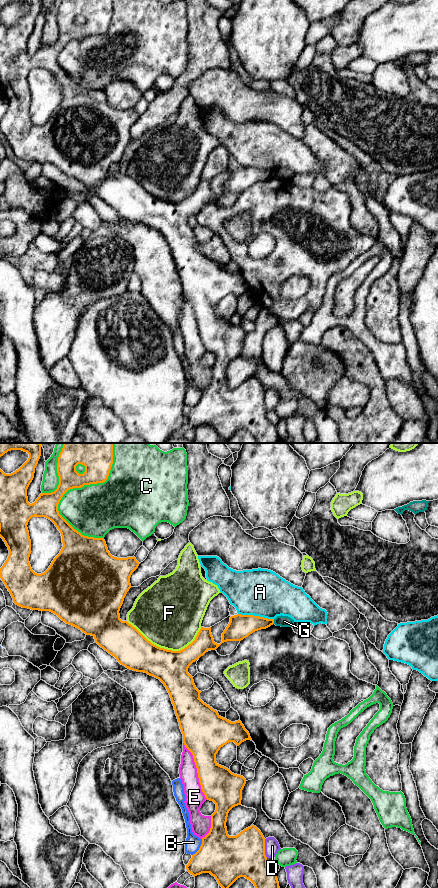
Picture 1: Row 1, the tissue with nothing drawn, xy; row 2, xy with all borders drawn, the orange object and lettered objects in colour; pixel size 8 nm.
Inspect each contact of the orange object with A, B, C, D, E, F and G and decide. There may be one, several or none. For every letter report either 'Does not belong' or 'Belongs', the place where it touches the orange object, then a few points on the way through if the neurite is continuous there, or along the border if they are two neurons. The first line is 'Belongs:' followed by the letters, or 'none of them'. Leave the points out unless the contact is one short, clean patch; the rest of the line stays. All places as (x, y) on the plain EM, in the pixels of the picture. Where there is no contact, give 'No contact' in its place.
Belongs: none of them
A: Does not belong. Touches orange at xy (256, 168). Boundary: xy (238, 165), (273, 171)
B: Does not belong. Touches orange at xy (200, 399)
C: Does not belong. Touches orange at xy (78, 39)
D: Does not belong. Touches orange at xy (264, 400)
E: Does not belong. Touches orange at xy (197, 323)
F: Does not belong. Touches orange at xy (166, 201)
G: Does not belong. Touches orange at xy (273, 173). Boundary: xy (273, 171), (274, 175)

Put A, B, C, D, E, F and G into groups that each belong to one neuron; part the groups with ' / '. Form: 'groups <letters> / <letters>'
groups A / B / C / D / E / F / G

